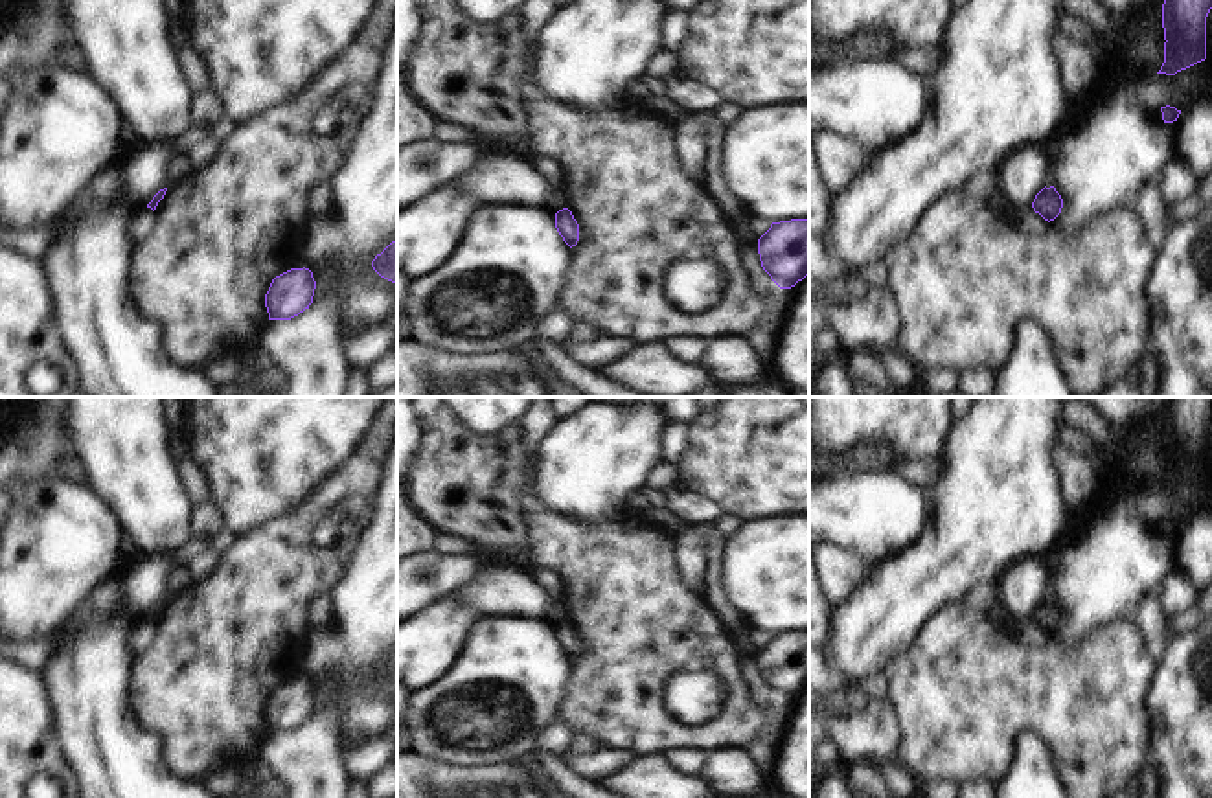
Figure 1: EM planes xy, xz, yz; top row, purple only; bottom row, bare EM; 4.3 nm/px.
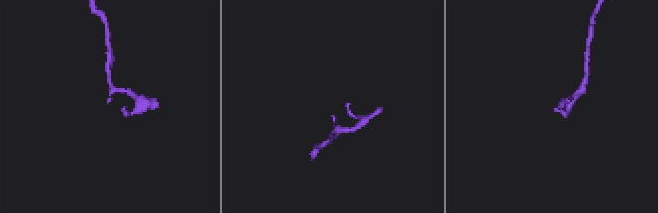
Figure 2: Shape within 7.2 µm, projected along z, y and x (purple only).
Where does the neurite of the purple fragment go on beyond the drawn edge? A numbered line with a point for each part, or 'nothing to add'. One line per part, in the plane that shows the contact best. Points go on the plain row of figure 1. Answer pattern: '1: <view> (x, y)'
nothing to add

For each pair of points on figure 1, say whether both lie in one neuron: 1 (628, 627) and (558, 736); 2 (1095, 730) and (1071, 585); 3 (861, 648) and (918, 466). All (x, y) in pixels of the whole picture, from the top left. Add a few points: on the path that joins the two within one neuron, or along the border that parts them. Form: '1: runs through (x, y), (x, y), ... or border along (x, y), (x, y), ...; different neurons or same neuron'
1: border along (558, 721), (572, 732); different neurons
2: border along (1117, 620), (1097, 627), (1073, 648), (1051, 635); different neurons
3: border along (940, 460), (937, 478), (924, 490); different neurons

